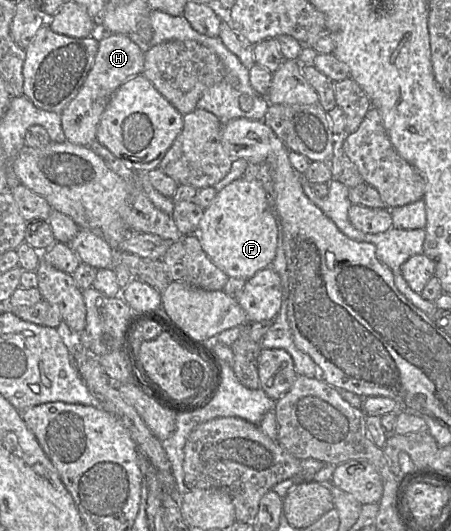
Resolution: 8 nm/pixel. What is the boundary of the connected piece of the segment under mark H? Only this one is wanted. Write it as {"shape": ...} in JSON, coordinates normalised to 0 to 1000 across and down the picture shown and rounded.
{"shape":[[[244,64],[217,75],[211,115],[169,183],[135,211],[137,243],[149,266],[197,275],[215,264],[215,243],[246,183],[286,147],[315,139],[319,98],[282,66]]]}

